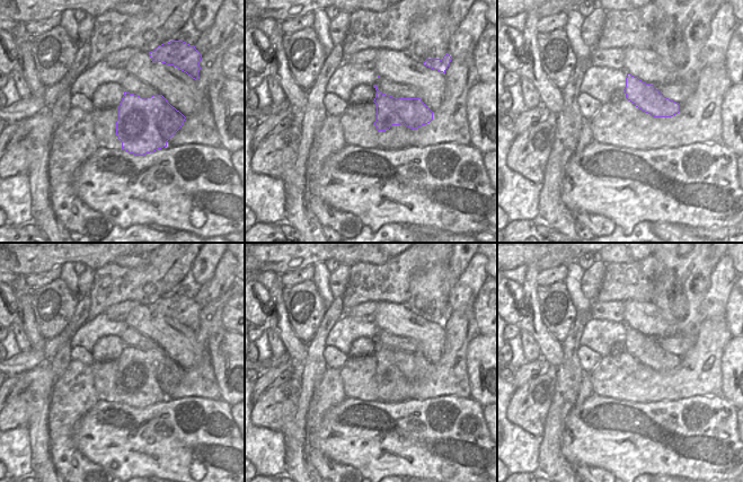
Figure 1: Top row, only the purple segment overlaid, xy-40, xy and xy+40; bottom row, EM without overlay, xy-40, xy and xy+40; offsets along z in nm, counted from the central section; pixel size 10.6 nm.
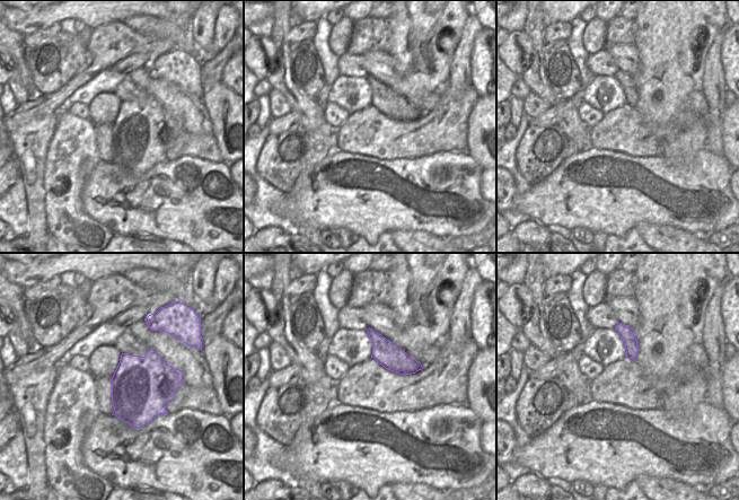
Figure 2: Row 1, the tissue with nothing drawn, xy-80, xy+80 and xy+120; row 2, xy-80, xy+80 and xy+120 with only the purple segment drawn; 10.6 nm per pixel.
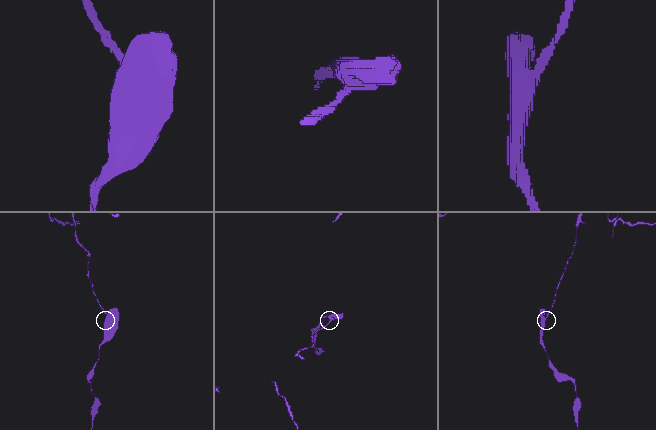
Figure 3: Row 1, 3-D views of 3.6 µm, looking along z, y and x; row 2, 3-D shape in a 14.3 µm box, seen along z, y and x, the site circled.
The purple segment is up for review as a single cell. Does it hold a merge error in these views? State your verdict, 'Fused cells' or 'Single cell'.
Fused cells.

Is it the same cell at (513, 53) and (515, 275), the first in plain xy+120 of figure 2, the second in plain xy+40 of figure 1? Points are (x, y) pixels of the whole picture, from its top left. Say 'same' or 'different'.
different

